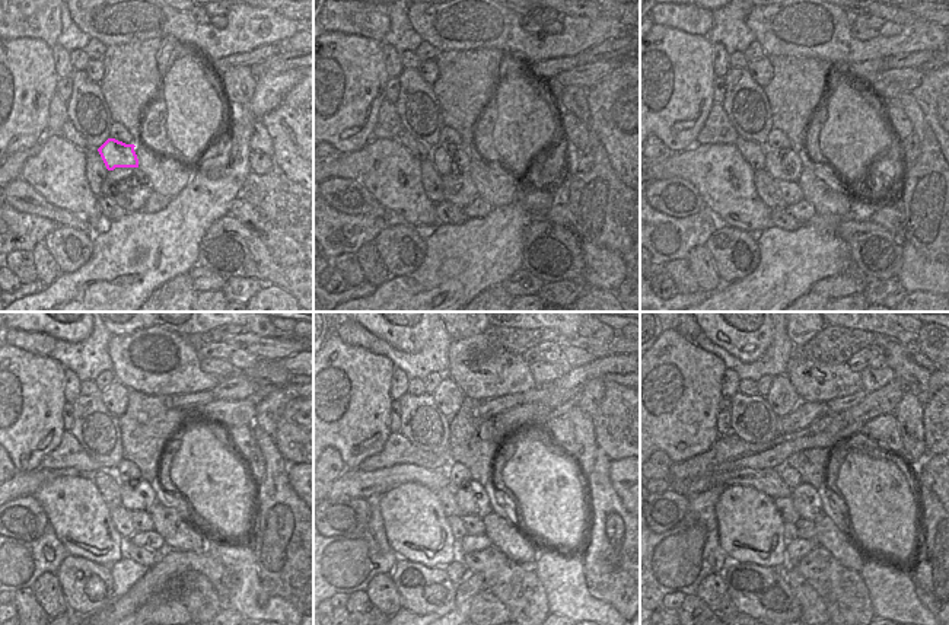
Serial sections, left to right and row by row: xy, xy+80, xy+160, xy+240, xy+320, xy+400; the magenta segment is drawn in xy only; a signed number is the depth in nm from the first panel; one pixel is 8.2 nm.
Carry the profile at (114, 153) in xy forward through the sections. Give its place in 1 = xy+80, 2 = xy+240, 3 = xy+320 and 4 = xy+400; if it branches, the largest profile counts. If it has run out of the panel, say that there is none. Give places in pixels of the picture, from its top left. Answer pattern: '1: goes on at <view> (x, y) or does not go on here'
1: goes on at xy+80 (448, 159)
2: goes on at xy+240 (142, 497)
3: goes on at xy+320 (471, 497)
4: goes on at xy+400 (805, 497)

